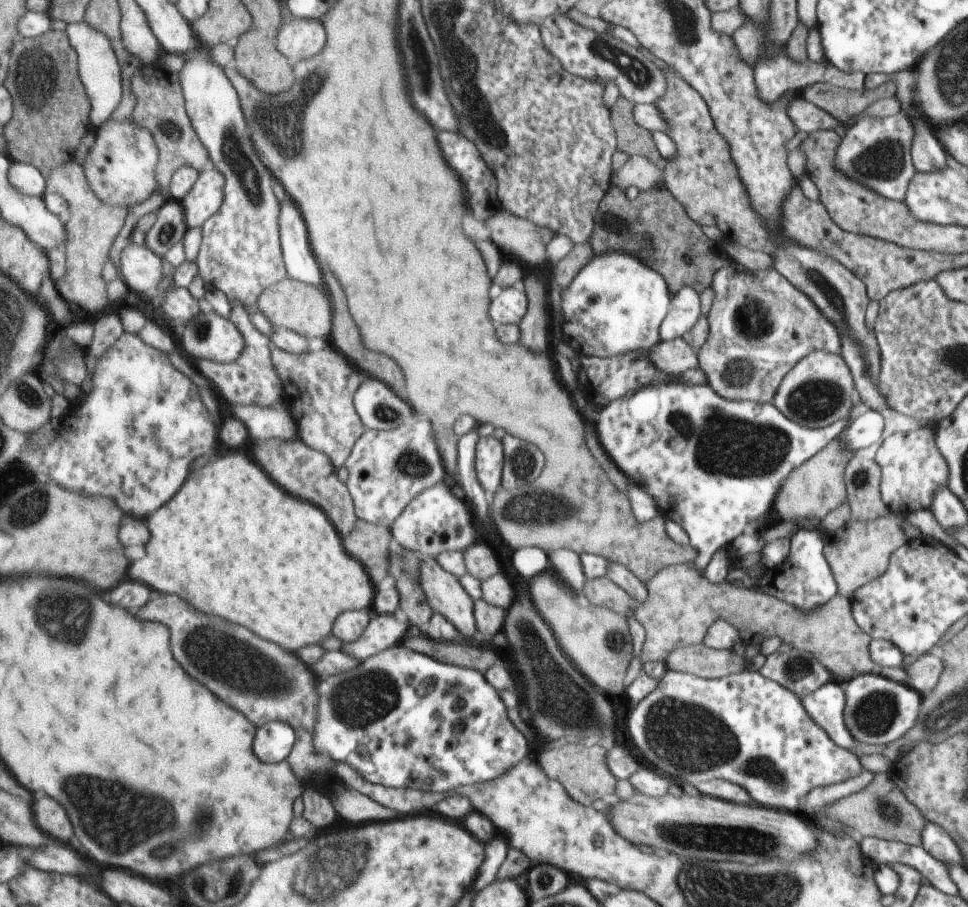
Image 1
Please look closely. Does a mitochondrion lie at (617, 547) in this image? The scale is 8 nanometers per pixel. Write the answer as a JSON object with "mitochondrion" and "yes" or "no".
{"mitochondrion":"no"}

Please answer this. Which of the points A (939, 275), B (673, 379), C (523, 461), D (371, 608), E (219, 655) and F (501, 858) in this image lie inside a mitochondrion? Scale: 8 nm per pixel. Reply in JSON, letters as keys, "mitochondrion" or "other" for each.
{"A":"other","B":"other","C":"mitochondrion","D":"other","E":"mitochondrion","F":"other"}

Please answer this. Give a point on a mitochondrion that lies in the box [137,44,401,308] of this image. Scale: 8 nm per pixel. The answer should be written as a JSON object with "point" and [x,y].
{"point":[279,122]}

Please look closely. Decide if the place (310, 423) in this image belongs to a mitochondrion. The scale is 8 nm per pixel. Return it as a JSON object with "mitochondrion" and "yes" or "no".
{"mitochondrion":"no"}

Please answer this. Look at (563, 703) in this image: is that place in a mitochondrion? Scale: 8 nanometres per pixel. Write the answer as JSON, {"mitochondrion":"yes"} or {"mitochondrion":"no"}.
{"mitochondrion":"yes"}

